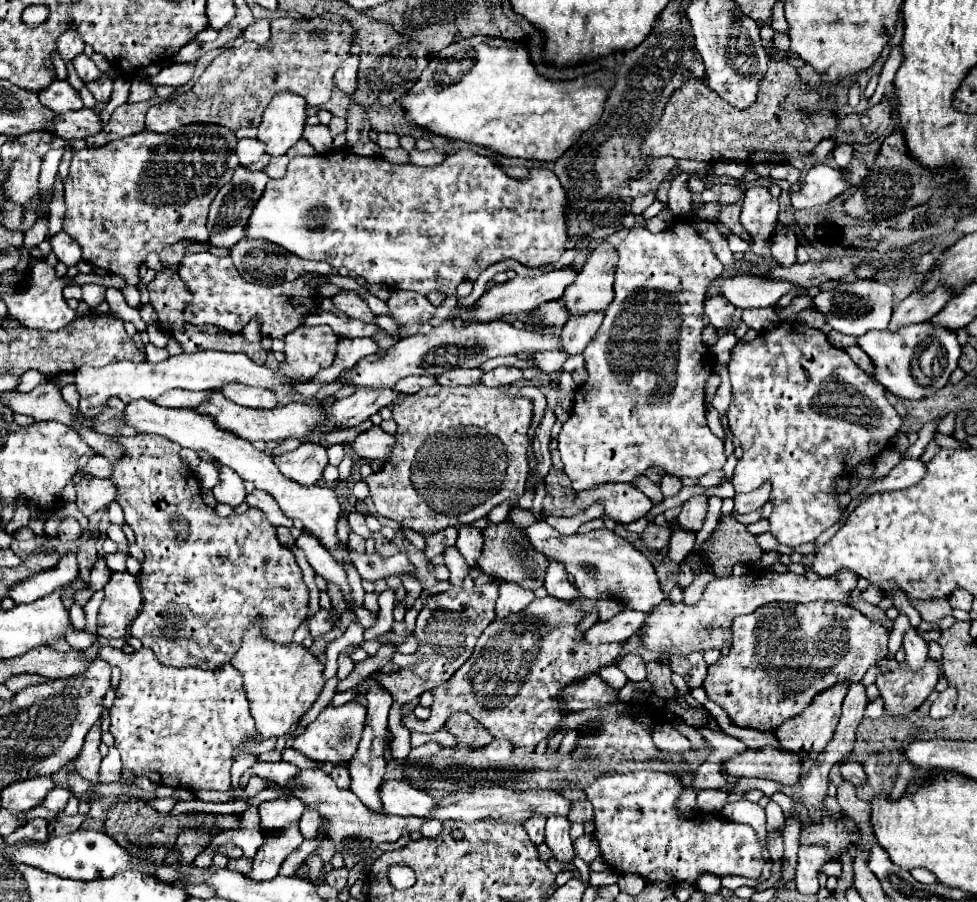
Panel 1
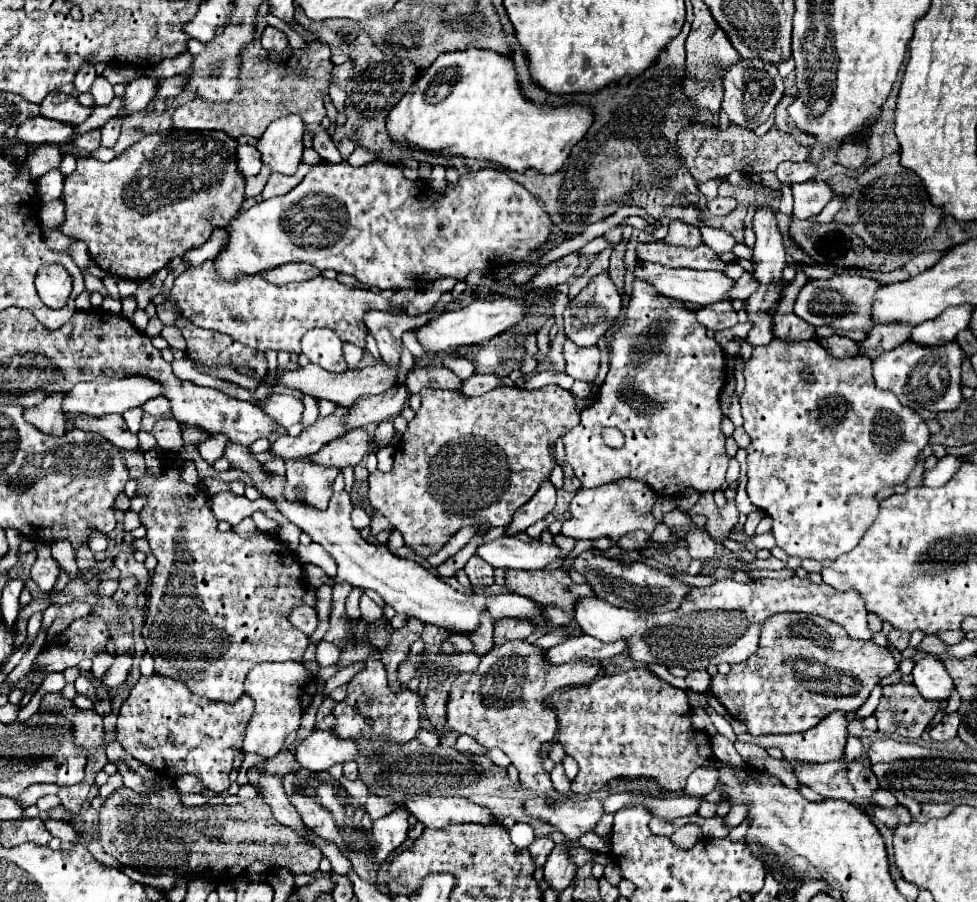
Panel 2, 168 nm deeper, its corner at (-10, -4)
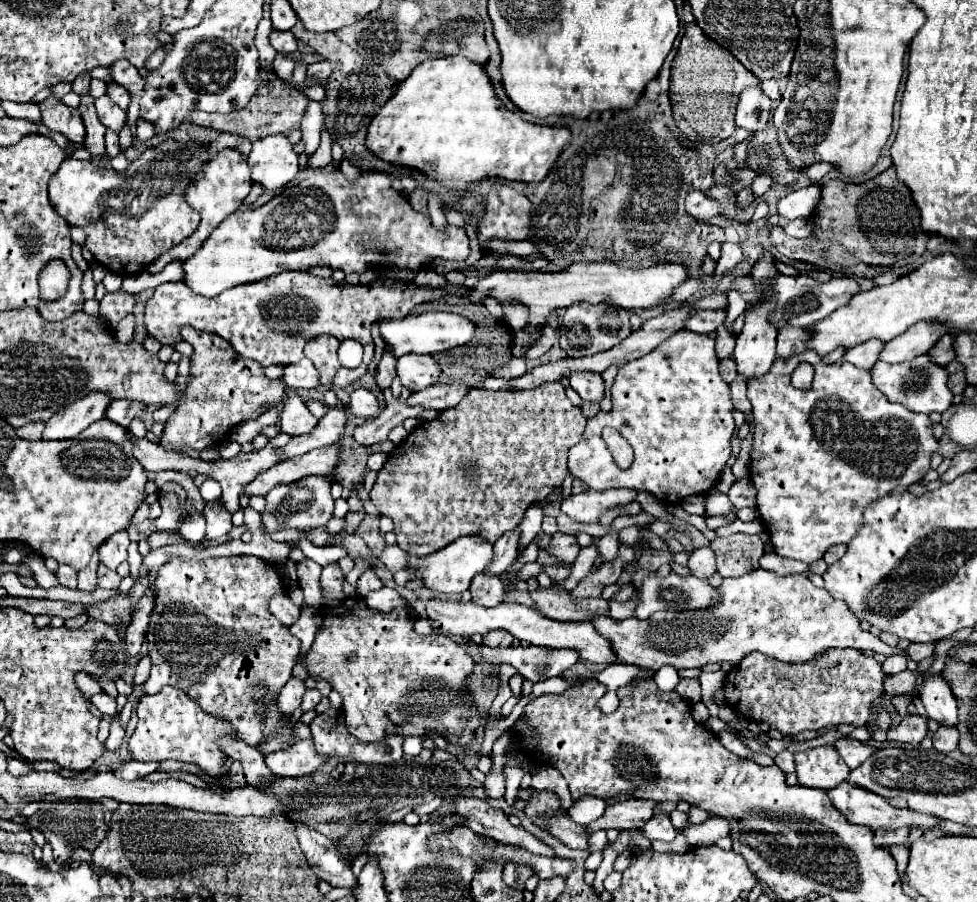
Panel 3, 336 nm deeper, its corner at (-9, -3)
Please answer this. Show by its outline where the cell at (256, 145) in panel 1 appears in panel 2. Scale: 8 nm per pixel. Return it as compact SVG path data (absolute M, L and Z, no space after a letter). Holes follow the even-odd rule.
M242 144L238 146L238 168L244 172L244 176L254 176L262 168L262 156L258 154L256 146Z

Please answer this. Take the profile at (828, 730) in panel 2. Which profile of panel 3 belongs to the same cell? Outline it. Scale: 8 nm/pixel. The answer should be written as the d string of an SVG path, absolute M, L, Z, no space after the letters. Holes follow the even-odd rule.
M825 745L795 753L795 773L799 785L827 791L845 781L849 767L841 763L837 751L833 751L831 745Z

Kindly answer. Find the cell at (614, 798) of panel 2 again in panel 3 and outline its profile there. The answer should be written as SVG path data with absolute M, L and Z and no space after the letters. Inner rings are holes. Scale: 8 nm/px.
M657 813L657 815L653 815L653 819L649 819L649 821L641 827L641 833L643 833L647 839L651 839L651 841L655 841L655 839L659 839L659 841L673 841L675 835L677 835L677 829L673 827L669 815Z

